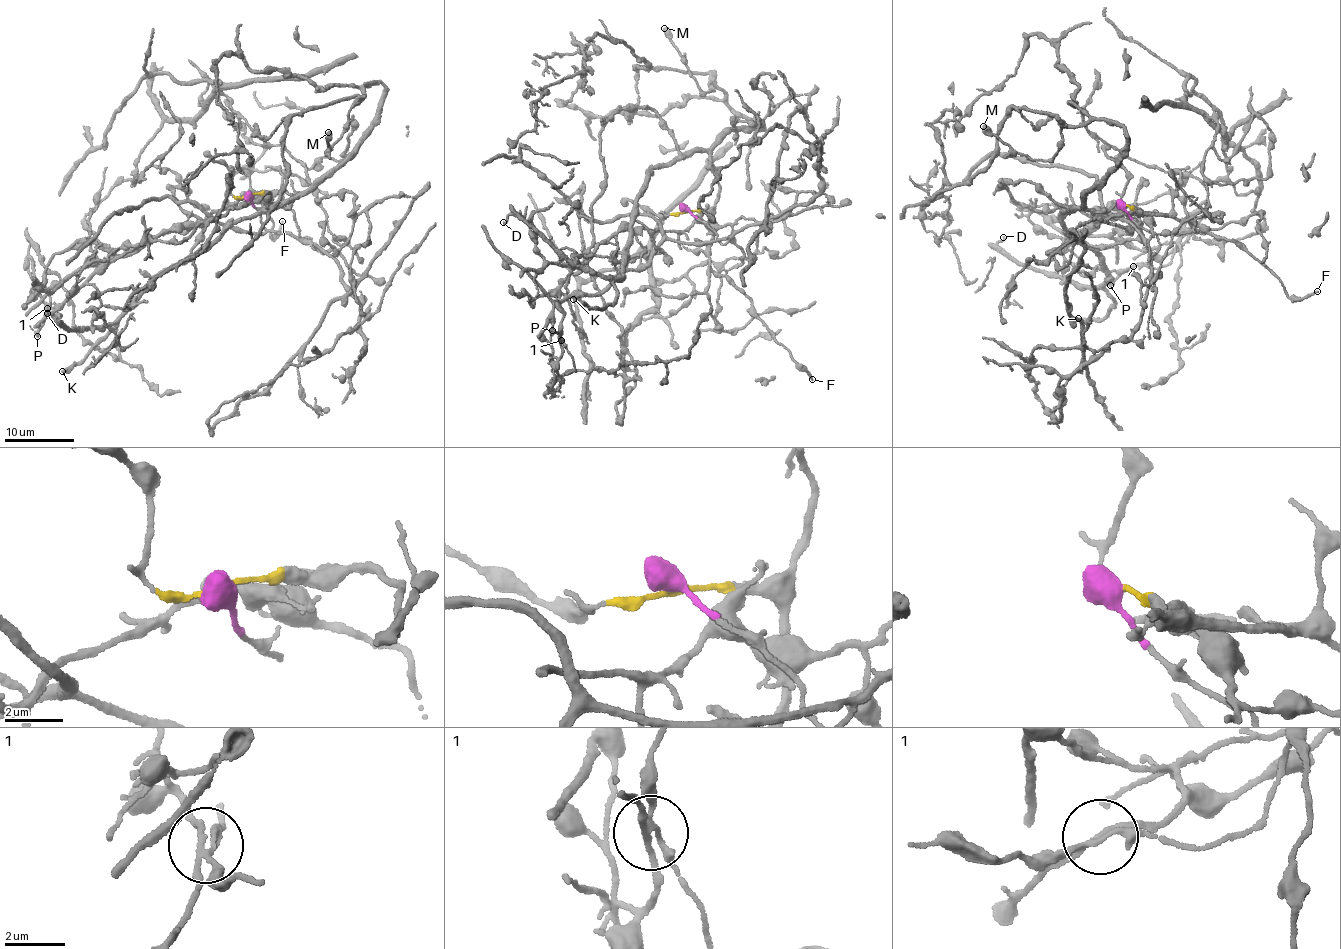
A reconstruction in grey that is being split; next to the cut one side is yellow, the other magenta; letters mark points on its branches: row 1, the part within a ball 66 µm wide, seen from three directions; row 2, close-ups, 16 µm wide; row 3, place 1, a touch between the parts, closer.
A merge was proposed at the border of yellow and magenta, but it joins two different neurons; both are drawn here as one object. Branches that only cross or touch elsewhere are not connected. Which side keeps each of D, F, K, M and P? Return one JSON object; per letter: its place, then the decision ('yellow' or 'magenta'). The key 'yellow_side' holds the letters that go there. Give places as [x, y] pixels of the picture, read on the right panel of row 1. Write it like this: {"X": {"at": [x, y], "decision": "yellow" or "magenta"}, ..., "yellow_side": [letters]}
{"D": {"at": [1003, 237], "decision": "yellow"}, "F": {"at": [1317, 291], "decision": "yellow"}, "K": {"at": [1078, 318], "decision": "yellow"}, "M": {"at": [983, 126], "decision": "yellow"}, "P": {"at": [1110, 285], "decision": "magenta"}, "yellow_side": ["D", "F", "K", "M"]}

